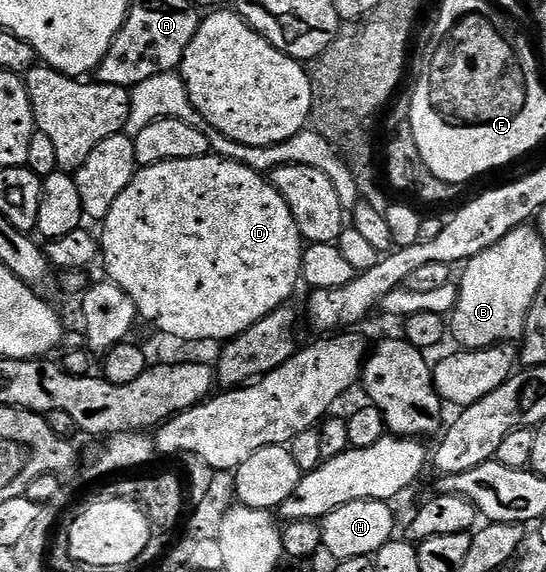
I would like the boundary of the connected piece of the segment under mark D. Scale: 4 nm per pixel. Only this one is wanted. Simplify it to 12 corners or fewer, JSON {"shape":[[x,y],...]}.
{"shape":[[142,167],[108,278],[173,339],[286,306],[306,244],[264,174]]}

